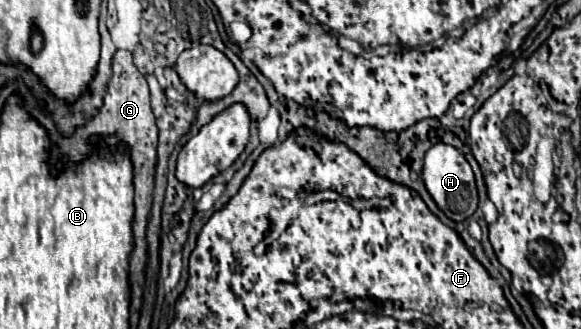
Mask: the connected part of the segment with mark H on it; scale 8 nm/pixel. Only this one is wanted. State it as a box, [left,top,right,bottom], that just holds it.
[422,144,478,222]

